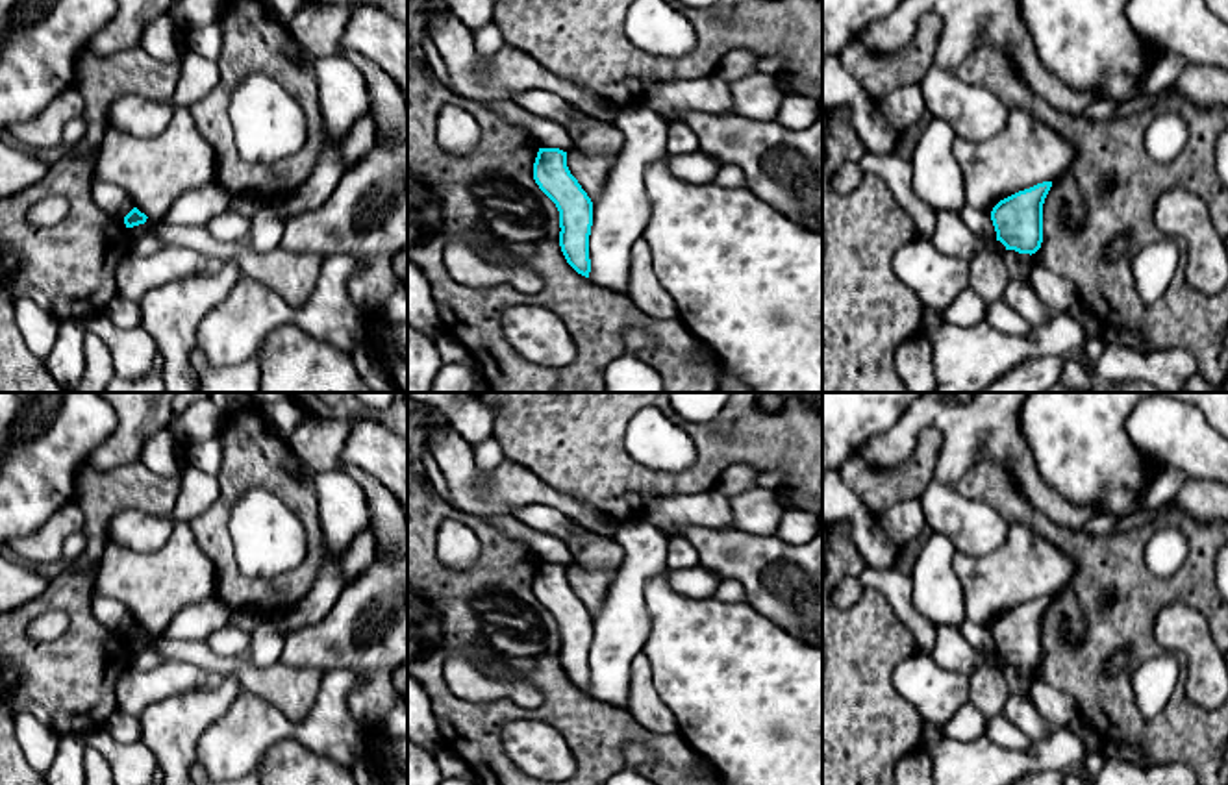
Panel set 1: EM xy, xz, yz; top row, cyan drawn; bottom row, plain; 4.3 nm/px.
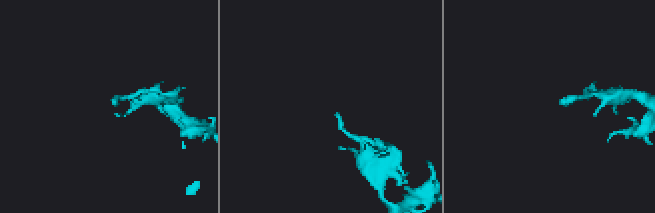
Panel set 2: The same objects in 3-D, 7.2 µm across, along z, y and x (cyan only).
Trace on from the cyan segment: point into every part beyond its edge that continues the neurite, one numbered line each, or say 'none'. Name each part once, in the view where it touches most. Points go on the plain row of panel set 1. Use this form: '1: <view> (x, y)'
none

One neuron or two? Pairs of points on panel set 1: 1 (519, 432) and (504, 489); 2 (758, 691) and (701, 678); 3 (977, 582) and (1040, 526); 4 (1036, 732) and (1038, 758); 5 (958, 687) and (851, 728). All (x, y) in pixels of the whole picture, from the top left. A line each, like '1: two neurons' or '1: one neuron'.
1: two neurons
2: one neuron
3: two neurons
4: two neurons
5: two neurons

